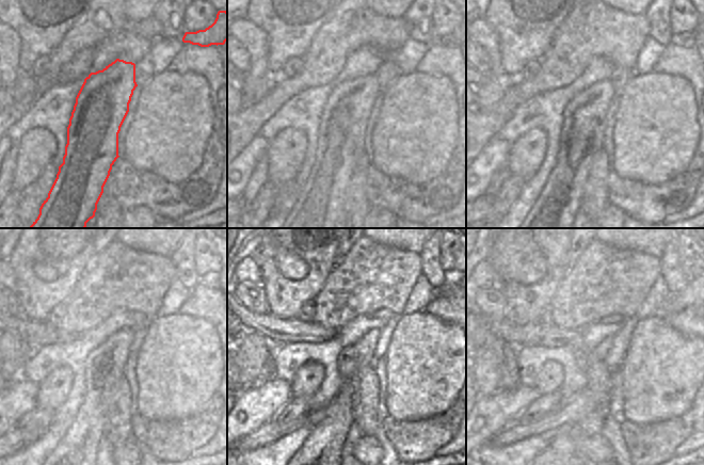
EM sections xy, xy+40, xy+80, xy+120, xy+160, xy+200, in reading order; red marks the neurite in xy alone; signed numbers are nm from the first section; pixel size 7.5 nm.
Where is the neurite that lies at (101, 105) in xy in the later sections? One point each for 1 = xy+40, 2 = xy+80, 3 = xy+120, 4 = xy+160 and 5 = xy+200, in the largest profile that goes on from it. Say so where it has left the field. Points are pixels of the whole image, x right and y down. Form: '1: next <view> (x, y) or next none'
1: next xy+40 (319, 205)
2: next xy+80 (584, 117)
3: next xy+120 (106, 365)
4: next xy+160 (323, 445)
5: next xy+200 (561, 445)

